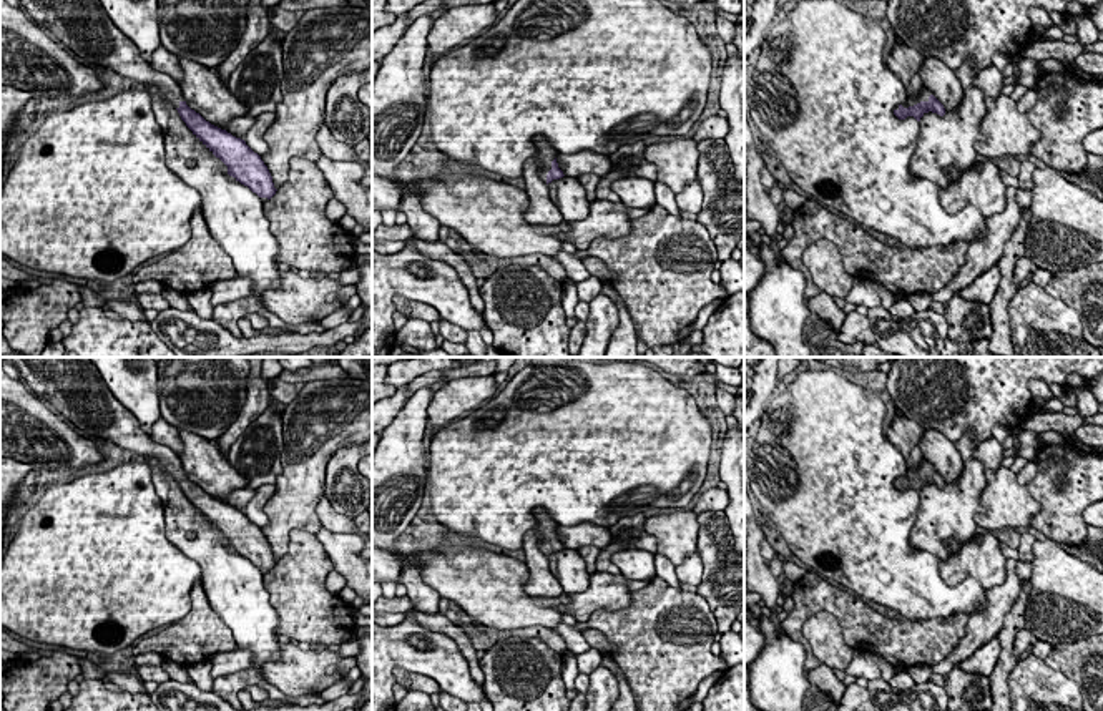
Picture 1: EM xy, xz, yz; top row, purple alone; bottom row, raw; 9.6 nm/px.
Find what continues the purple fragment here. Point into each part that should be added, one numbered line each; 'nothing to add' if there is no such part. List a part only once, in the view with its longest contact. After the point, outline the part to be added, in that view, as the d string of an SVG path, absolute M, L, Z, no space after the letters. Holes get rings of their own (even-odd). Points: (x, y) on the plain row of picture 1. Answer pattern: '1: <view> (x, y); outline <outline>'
1: yz (924, 467); outline M922 460L920 467L917 470L907 468L902 475L904 480L914 478L920 473L929 473L929 468L934 467L929 460Z

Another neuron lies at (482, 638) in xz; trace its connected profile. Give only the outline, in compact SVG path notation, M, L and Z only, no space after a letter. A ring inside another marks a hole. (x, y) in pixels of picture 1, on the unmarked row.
M440 598L439 601L439 615L462 628L477 651L488 651L497 641L508 638L540 638L553 651L560 655L565 655L566 651L563 638L547 626L528 626L520 630L487 628L480 621L468 616L457 603L447 598Z

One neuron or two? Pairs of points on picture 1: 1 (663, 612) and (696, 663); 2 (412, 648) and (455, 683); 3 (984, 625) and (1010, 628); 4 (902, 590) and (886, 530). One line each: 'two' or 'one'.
1: one
2: one
3: two
4: one

